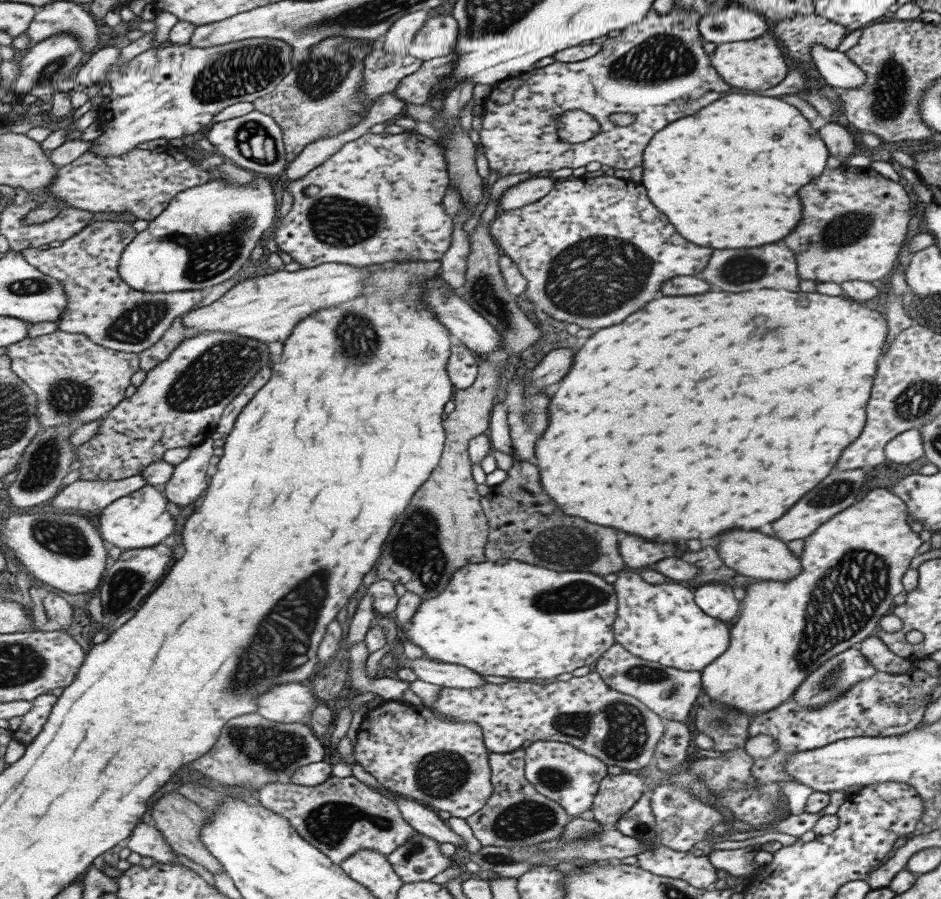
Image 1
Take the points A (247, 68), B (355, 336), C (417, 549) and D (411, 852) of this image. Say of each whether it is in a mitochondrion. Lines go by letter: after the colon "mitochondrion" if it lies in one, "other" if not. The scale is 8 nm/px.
A: mitochondrion
B: mitochondrion
C: mitochondrion
D: mitochondrion

